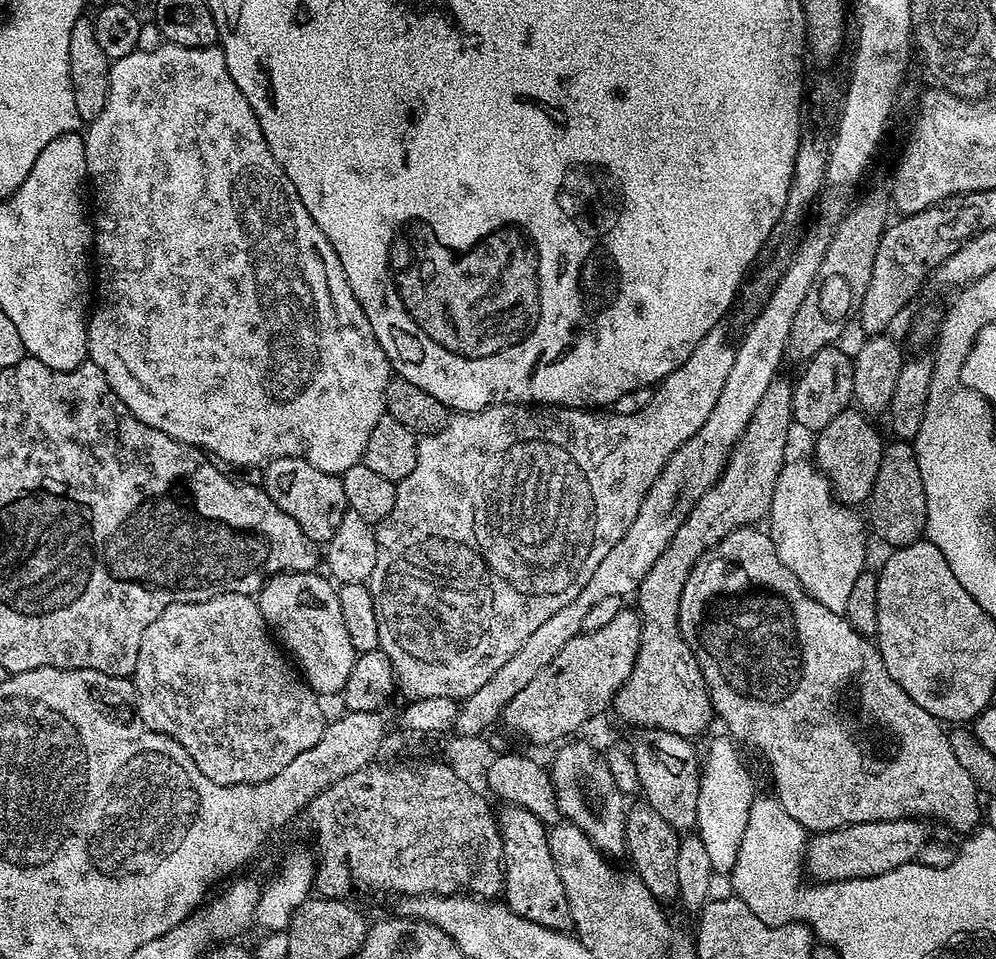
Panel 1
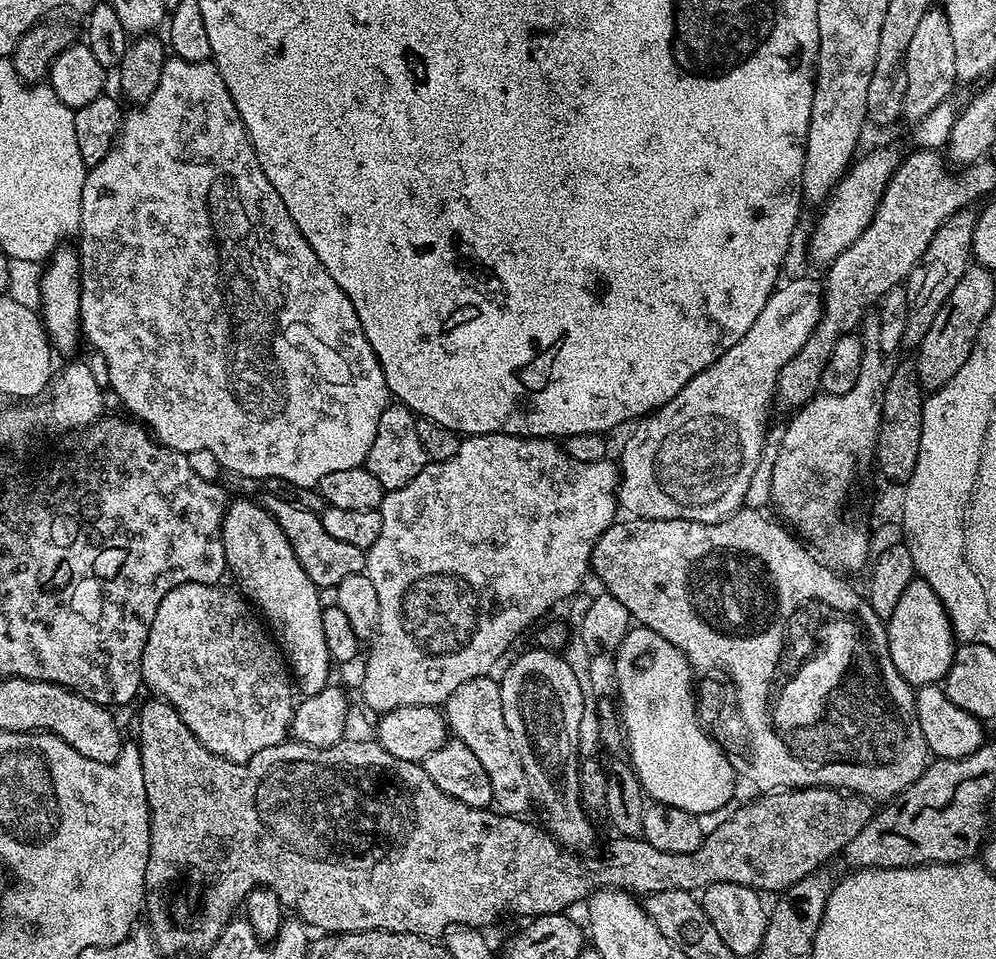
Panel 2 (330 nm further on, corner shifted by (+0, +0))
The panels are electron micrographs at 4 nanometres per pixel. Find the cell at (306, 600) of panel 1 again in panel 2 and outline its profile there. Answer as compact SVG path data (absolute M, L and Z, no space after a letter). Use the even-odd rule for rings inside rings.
M233 499L224 512L222 542L227 571L240 583L239 591L255 605L274 633L295 687L299 691L301 688L304 696L318 694L318 690L330 683L328 675L334 669L323 637L319 588L306 578L306 570L302 570L302 562L298 562L282 526L278 526L274 517L255 499Z

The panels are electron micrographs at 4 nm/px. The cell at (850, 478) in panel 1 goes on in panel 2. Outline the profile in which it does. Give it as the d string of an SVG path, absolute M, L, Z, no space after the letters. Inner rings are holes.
M964 207L950 217L945 224L934 234L934 238L927 246L926 252L917 262L906 279L906 334L904 344L918 346L922 338L926 338L926 330L930 330L938 310L942 310L942 302L950 298L950 290L958 286L958 278L970 267L972 255L972 239L974 238L974 226L977 213L971 207Z

